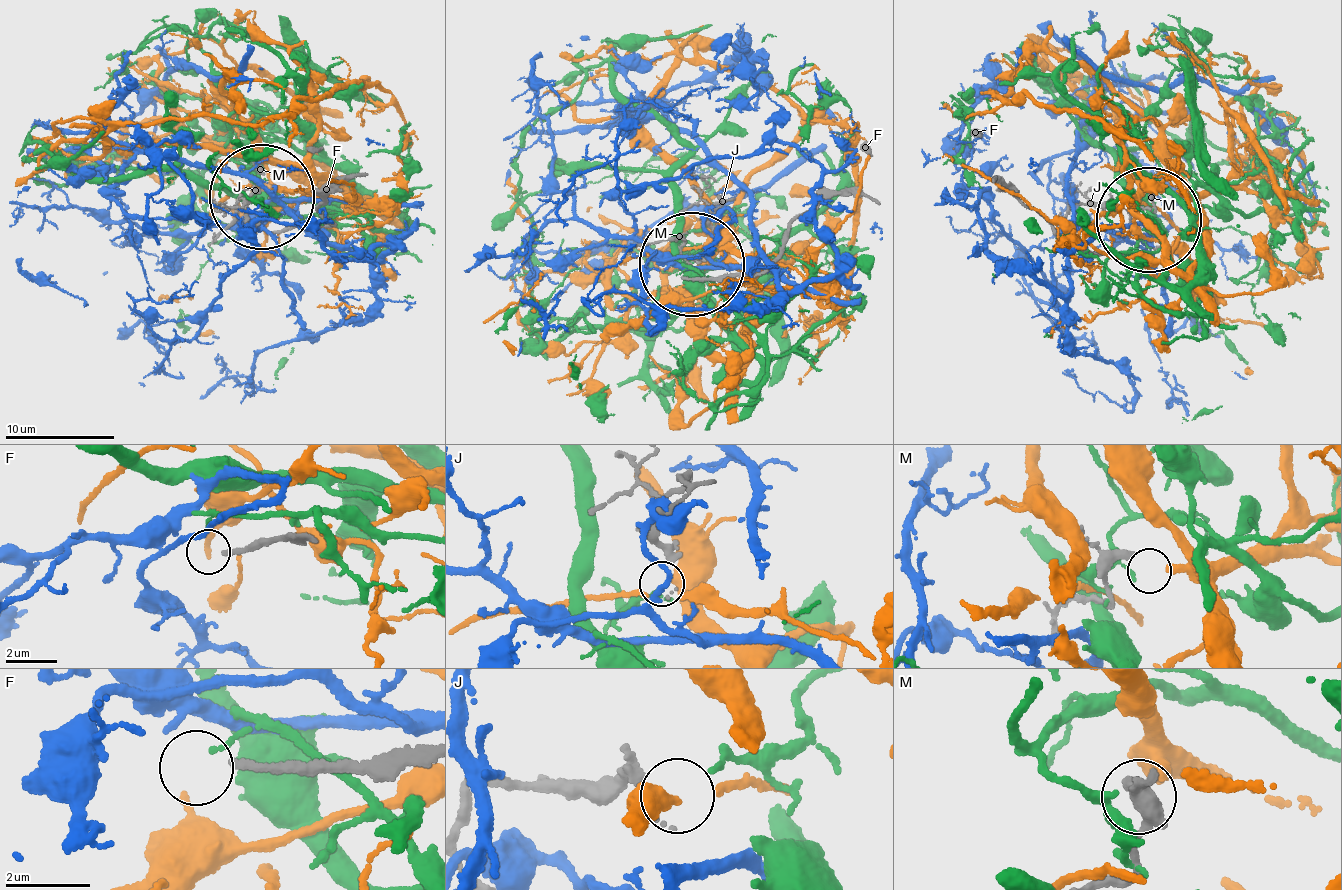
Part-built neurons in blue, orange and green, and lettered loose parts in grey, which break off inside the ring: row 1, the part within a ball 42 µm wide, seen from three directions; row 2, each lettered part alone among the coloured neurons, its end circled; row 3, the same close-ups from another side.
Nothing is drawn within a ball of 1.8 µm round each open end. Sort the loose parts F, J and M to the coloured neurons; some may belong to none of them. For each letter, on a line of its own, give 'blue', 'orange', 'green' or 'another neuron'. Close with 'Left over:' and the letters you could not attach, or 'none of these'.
F: another neuron
J: another neuron
M: orange
Left over: F, J

